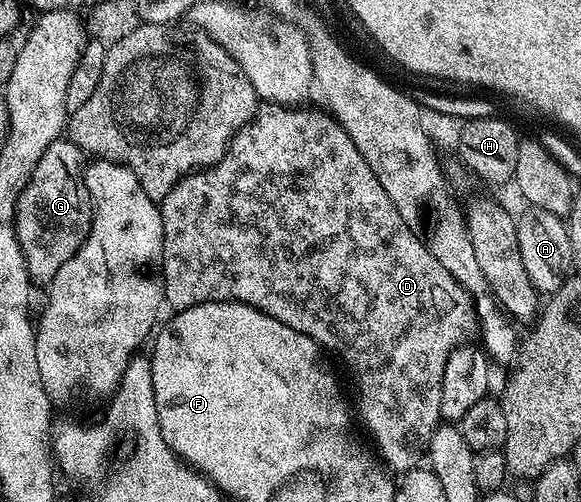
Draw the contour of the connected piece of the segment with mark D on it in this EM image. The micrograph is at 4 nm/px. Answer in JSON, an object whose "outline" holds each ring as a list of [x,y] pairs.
{"outline":[[[266,104],[259,107],[255,117],[246,124],[234,136],[230,142],[229,148],[226,149],[225,155],[217,164],[203,168],[191,175],[183,177],[179,180],[178,185],[171,190],[160,202],[162,209],[162,221],[164,222],[164,242],[162,243],[162,295],[167,305],[171,304],[171,309],[181,310],[191,308],[197,304],[204,302],[224,302],[225,300],[234,300],[238,304],[250,304],[256,310],[260,310],[264,314],[268,314],[272,318],[276,318],[276,322],[284,322],[284,326],[292,326],[292,330],[300,330],[300,334],[308,334],[308,338],[312,338],[317,342],[319,348],[327,353],[335,352],[344,363],[350,367],[350,376],[354,379],[354,388],[358,391],[358,412],[356,408],[356,416],[362,419],[362,424],[366,427],[368,435],[374,439],[374,444],[378,447],[377,455],[380,457],[381,463],[385,465],[391,473],[405,474],[411,472],[413,468],[419,467],[423,463],[424,457],[429,450],[429,443],[432,442],[433,432],[436,431],[443,419],[441,414],[441,382],[444,381],[445,363],[448,362],[449,355],[463,342],[469,341],[470,335],[478,332],[478,315],[474,312],[474,302],[470,299],[465,290],[463,290],[456,278],[452,278],[452,274],[448,274],[448,270],[444,270],[444,266],[440,266],[440,262],[436,262],[436,258],[432,258],[432,254],[424,246],[424,242],[415,232],[411,230],[404,222],[404,218],[400,218],[400,214],[396,210],[396,206],[392,202],[392,198],[388,198],[388,194],[384,190],[384,186],[380,186],[380,182],[376,178],[376,174],[372,170],[372,166],[368,166],[368,162],[364,158],[364,154],[360,154],[360,150],[352,142],[352,138],[345,132],[341,125],[331,115],[323,112],[304,112],[304,108],[300,106],[283,106],[280,104]]]}

